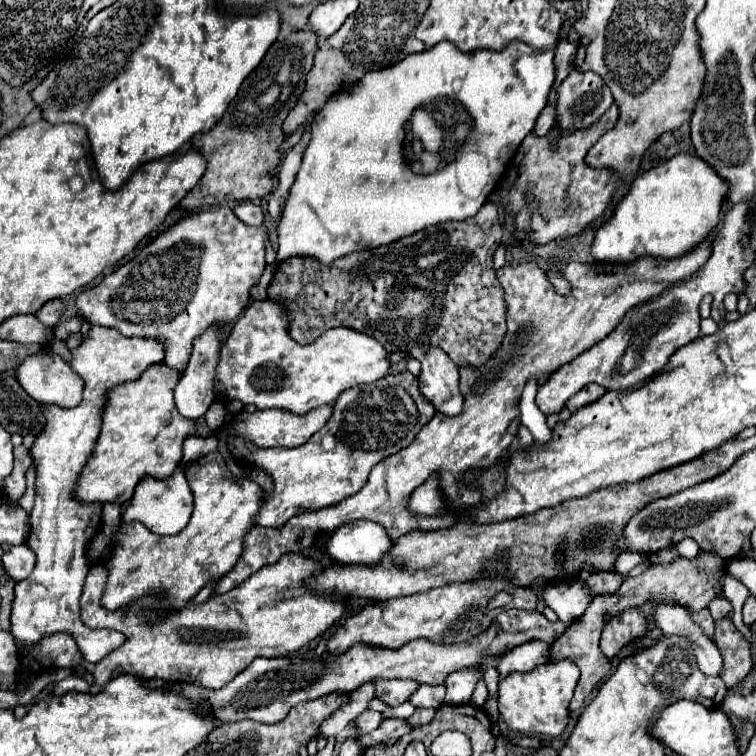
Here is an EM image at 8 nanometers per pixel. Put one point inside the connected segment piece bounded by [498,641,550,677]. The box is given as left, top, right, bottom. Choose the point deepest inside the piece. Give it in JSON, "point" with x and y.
{"point":[535,653]}

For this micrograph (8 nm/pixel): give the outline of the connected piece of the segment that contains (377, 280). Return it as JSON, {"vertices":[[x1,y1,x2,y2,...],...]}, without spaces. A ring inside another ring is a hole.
{"vertices":[[484,203,482,209,464,221,446,221,434,227,416,231,392,245,358,251,320,267,314,259,292,257,278,265,266,293,268,299,280,303,290,317,288,333,300,343,308,345,326,329,348,327,374,337,388,351,400,351,414,345,440,347,458,367,484,365,502,345,504,325,504,293,500,289,496,269,492,265,494,251,502,239,502,227,496,203],[396,319,408,319,408,327,384,327]]}

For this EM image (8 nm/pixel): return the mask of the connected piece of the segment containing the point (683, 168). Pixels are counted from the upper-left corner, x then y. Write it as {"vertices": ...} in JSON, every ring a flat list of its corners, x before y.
{"vertices":[[674,155,634,179,630,193,624,195,612,217,596,231,592,255,596,261,612,263,628,263,648,253,652,257,680,257,716,229,726,189,724,179,700,157]]}

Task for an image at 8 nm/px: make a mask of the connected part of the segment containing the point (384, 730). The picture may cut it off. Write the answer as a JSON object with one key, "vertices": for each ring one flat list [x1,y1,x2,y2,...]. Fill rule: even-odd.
{"vertices":[[384,719,376,731,362,735,358,741,362,747,372,747,376,743,392,745,396,739,400,739,402,735,406,735,410,731,412,731,412,727,408,725,406,719]]}

